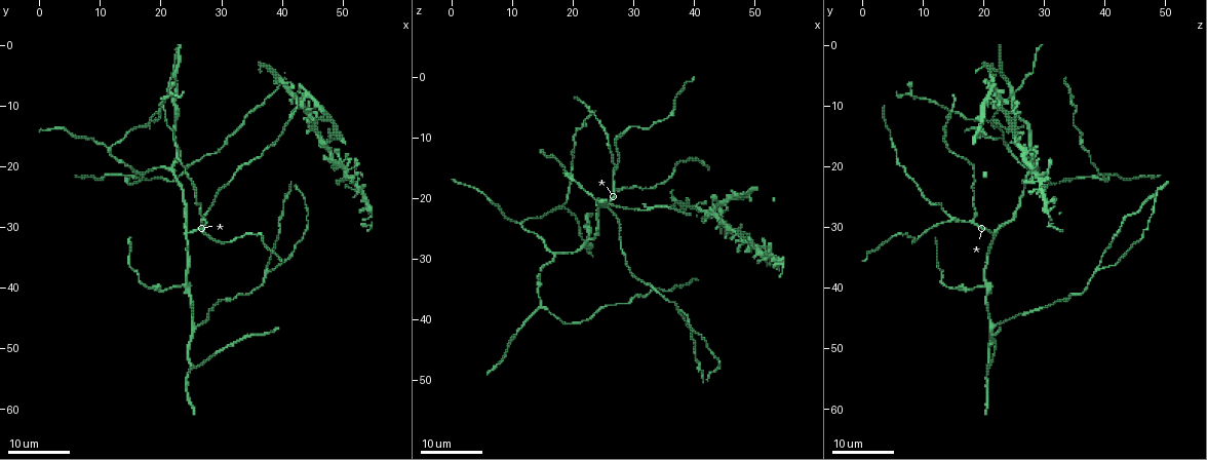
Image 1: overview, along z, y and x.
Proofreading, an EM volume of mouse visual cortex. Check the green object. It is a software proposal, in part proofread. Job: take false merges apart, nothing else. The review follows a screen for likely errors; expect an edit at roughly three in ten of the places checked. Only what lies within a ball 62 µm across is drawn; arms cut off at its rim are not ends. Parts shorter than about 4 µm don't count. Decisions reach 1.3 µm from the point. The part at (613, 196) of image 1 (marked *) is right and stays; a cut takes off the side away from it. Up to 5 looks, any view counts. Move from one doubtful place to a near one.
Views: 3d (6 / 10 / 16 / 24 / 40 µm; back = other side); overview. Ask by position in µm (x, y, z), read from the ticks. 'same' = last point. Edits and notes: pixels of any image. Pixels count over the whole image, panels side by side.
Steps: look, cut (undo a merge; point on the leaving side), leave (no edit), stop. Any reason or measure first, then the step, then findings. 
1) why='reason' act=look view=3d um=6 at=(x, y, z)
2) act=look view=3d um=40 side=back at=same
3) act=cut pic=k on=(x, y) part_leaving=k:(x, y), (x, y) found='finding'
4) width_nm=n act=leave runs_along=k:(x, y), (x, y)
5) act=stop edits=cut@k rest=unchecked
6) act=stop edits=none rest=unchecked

act=look view=3d um=24 at=(23.5, 39.5, 20.5)

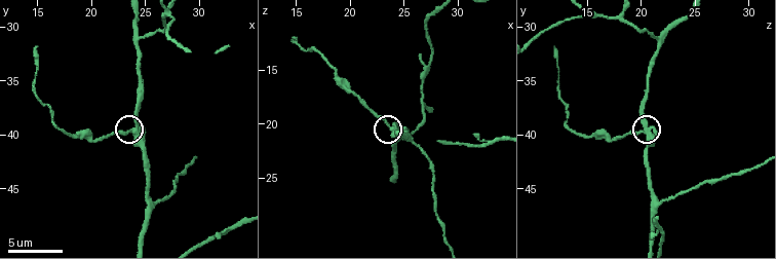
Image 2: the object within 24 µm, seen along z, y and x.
act=look view=3d um=10 at=(23.8, 39.8, 20.4)

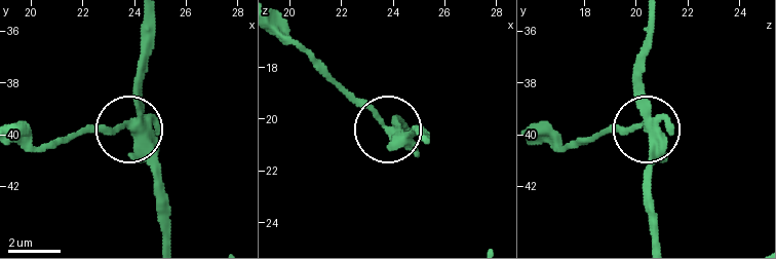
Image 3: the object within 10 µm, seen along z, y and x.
arms=3 act=cut pic=3 on=(114, 127) part_leaving=3:(140, 137), (122, 125), (89, 125), (36, 146), (16, 142) found='two neurons meet here'

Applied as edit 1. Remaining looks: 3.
act=look view=overview

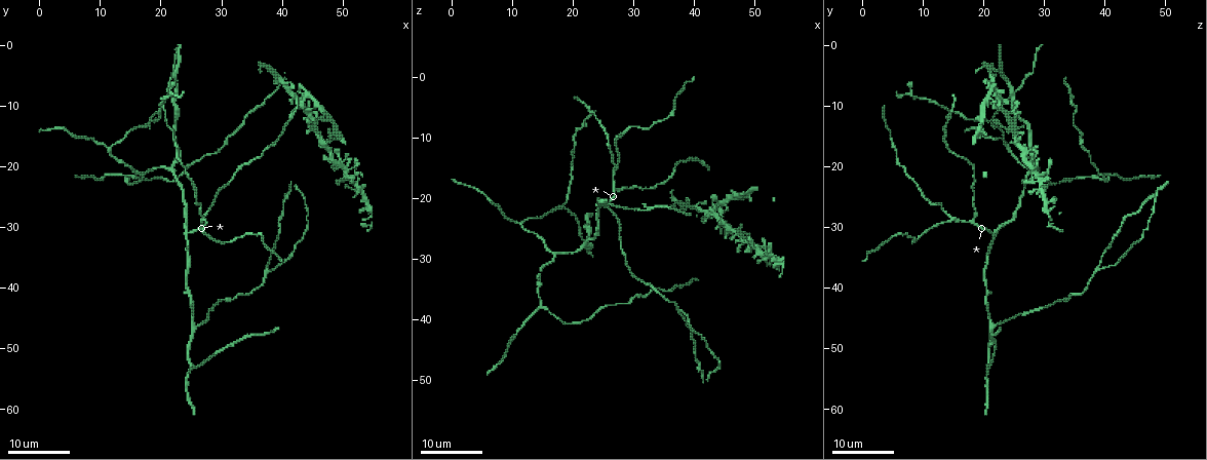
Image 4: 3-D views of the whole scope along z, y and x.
why='three arms meet' act=look view=3d um=16 at=(38.0, 37.0, 39.0)

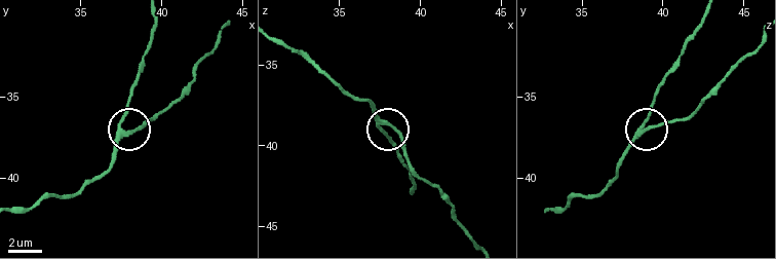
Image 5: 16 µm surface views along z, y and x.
why='closer look' act=look view=3d um=10 at=(37.8, 37.2, 38.7)

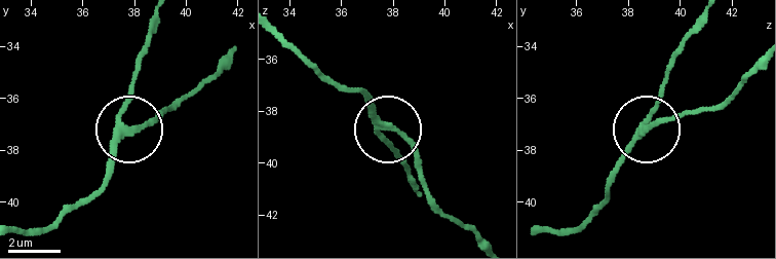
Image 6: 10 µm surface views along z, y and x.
act=leave runs_along=6:(541, 233), (572, 231), (598, 207), (671, 57) found='all the same neuron'

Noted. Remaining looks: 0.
act=stop edits=cut@3 rest=unchecked

